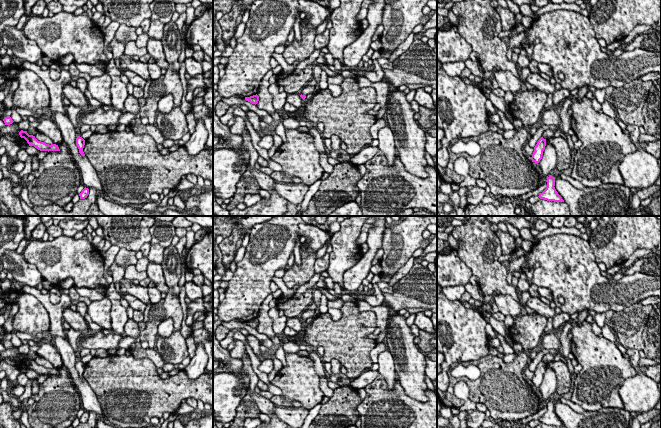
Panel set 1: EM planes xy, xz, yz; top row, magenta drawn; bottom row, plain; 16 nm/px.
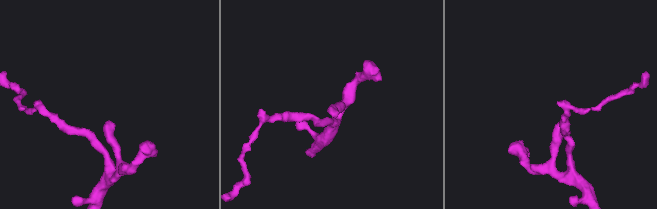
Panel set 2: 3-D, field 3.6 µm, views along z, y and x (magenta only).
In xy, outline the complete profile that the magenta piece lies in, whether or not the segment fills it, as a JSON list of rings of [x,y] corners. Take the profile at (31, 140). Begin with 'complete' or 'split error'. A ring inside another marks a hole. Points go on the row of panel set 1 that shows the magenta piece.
complete | [[[21,130],[19,132],[19,135],[21,138],[24,138],[27,143],[29,144],[29,146],[34,146],[35,148],[37,148],[40,151],[60,151],[58,145],[56,144],[46,144],[44,142],[38,141],[35,136],[33,135],[29,135],[27,133],[27,131],[23,131]]]

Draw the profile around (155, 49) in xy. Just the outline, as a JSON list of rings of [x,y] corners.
[[[149,38],[146,48],[148,50],[148,54],[154,58],[155,63],[161,69],[167,69],[169,67],[169,63],[166,61],[161,40]]]

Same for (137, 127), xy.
[[[134,118],[130,121],[131,131],[136,135],[148,134],[150,135],[157,144],[162,144],[164,142],[164,137],[160,130],[155,126],[155,124],[143,124],[140,118]]]

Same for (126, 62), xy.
[[[123,55],[120,57],[120,71],[132,71],[145,80],[150,80],[148,65],[146,63],[135,61],[131,56]]]

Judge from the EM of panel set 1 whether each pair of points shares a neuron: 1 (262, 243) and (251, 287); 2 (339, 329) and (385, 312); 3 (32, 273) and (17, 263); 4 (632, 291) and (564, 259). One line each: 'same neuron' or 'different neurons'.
1: same neuron
2: different neurons
3: same neuron
4: same neuron

